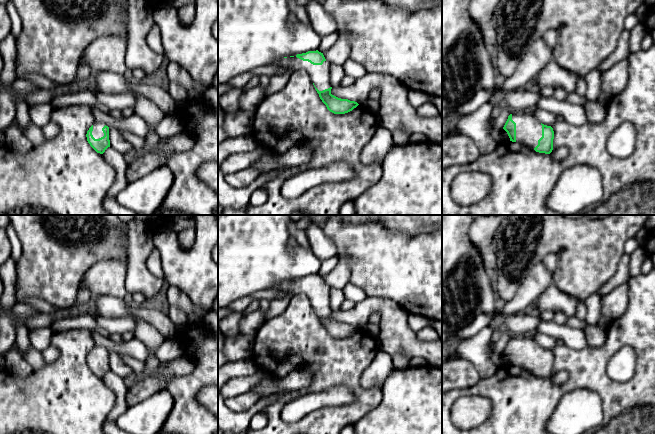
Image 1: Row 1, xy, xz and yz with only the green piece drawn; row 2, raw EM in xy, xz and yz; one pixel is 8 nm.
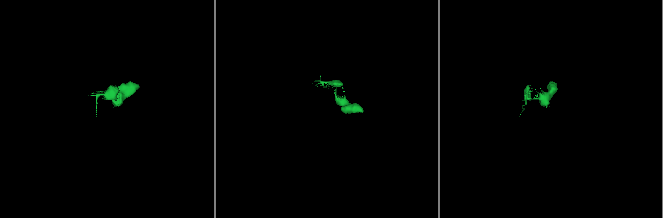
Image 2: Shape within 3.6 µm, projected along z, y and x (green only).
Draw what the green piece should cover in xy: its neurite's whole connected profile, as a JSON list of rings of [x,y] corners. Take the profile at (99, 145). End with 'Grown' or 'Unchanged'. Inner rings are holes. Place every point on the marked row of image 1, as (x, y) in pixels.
[[[96,122],[89,128],[86,134],[90,146],[100,154],[110,147],[109,127],[104,123]]]. Grown

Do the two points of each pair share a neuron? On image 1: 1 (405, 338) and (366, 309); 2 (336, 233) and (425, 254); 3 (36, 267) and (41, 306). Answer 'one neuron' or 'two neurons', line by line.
1: one neuron
2: one neuron
3: two neurons

